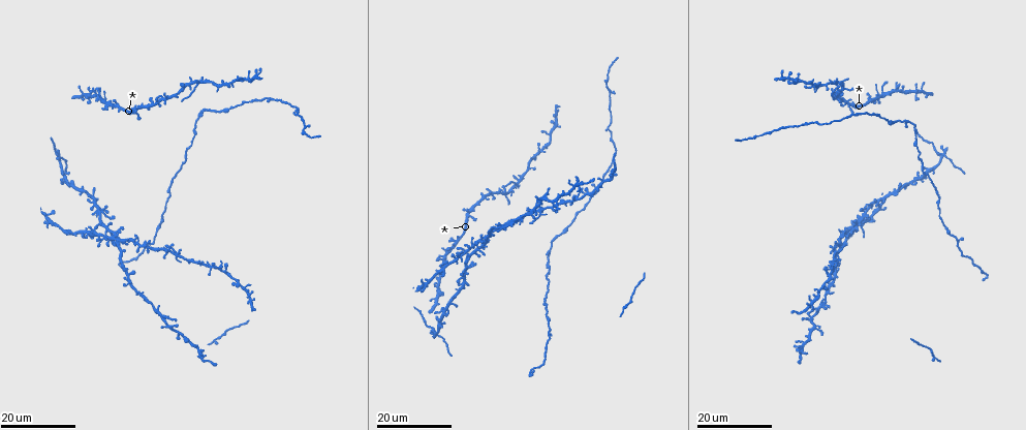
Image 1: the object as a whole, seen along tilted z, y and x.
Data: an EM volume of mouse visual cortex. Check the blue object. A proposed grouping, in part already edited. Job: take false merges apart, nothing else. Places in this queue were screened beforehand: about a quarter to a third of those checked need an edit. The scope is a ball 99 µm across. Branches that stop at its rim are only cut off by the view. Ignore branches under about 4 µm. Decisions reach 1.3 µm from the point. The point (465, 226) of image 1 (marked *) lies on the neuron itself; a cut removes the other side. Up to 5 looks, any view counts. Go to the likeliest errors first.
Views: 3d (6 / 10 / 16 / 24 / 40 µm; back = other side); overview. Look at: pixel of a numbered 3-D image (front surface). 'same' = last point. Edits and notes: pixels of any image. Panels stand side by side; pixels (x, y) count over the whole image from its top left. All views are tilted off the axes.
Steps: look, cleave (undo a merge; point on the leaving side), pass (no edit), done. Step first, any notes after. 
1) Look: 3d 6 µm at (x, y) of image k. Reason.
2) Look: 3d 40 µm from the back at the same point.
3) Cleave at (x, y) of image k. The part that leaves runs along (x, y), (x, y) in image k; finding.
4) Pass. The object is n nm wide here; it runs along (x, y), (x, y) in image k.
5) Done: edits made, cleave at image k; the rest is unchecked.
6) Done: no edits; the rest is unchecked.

Look: 3d 24 µm at (536, 206) of image 1. Four arms meet.

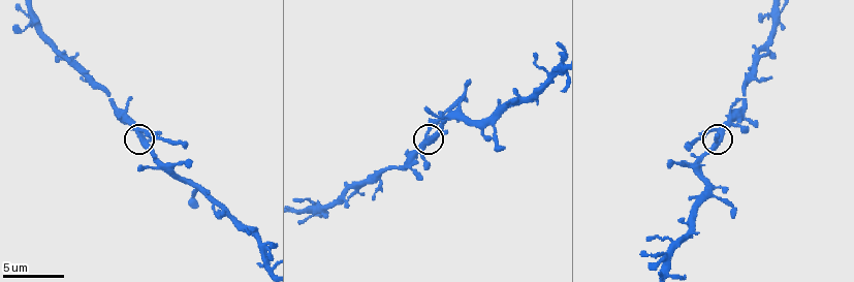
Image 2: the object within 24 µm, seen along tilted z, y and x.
Look: 3d 6 µm at (138, 133) of image 2.

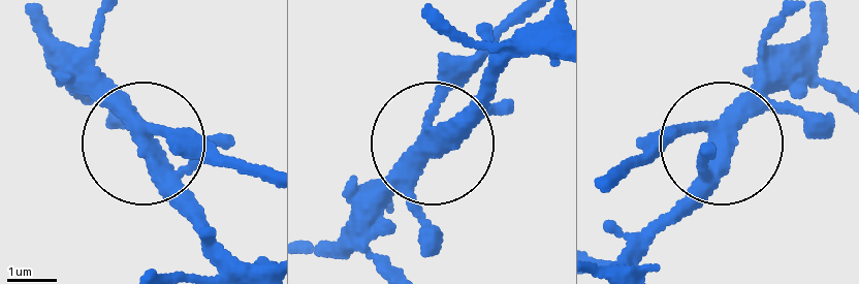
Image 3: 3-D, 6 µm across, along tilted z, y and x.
Pass. It runs along (36, 27), (132, 133), (157, 129), (248, 164) in image 3; all the same neuron.

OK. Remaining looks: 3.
Look: 3d 24 µm at (871, 203) of image 1. Thin arm on a thick one.

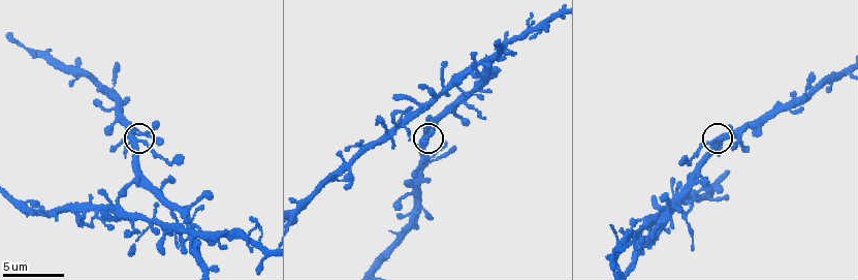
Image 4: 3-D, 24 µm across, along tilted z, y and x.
Look: 3d 6 µm at (137, 144) of image 4.

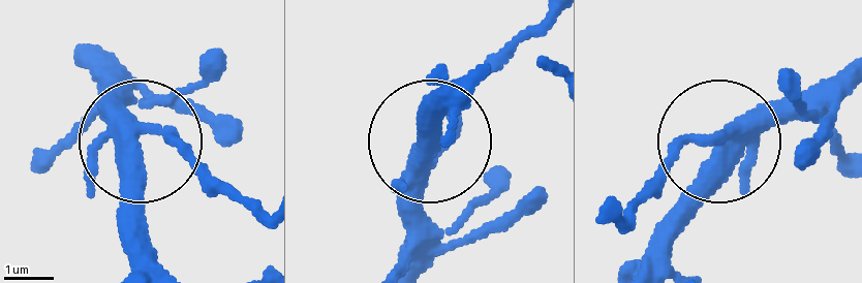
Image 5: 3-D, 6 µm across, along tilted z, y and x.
Pass. The side arm is 5 µm long; all the same neuron.

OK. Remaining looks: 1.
Look: 3d 10 µm at (197, 243) of image 4. Four or more arms meet.

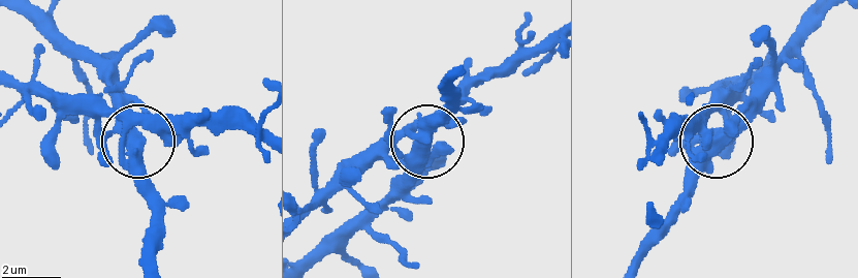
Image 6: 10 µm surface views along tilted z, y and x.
Pass. 4 arms meet here; it runs along (804, 19), (674, 201) in image 6; continuous, no second neuron.

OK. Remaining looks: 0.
Done: no edits; the rest is unchecked.

